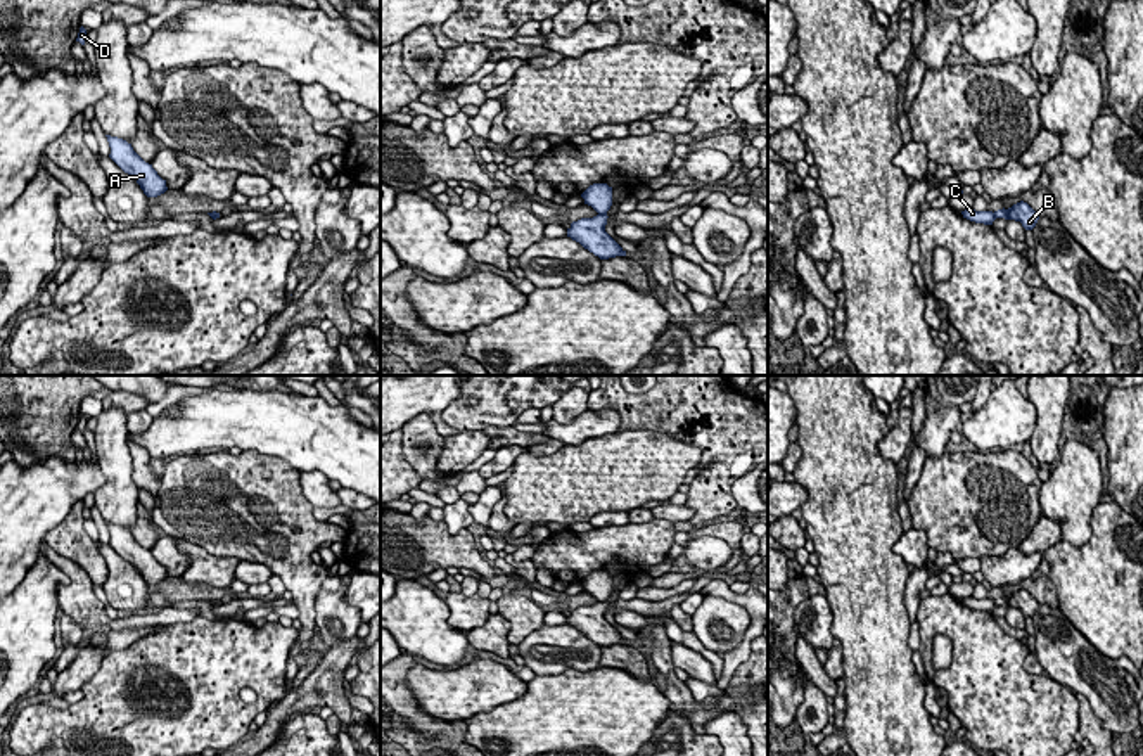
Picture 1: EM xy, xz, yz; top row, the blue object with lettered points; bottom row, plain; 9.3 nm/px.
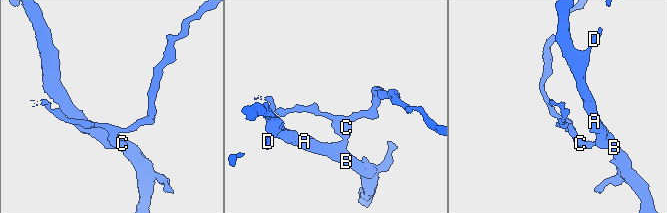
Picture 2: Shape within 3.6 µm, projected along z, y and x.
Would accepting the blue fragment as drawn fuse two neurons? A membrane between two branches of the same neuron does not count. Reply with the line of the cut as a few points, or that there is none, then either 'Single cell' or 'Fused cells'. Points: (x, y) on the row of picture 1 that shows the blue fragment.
Split along xz (599, 213), (606, 215). Fused cells

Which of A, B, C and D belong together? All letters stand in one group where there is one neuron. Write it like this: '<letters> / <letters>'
A B D / C

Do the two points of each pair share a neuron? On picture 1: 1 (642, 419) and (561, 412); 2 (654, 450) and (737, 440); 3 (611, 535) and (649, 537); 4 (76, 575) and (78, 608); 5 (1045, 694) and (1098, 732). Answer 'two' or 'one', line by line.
1: two
2: two
3: one
4: one
5: two

